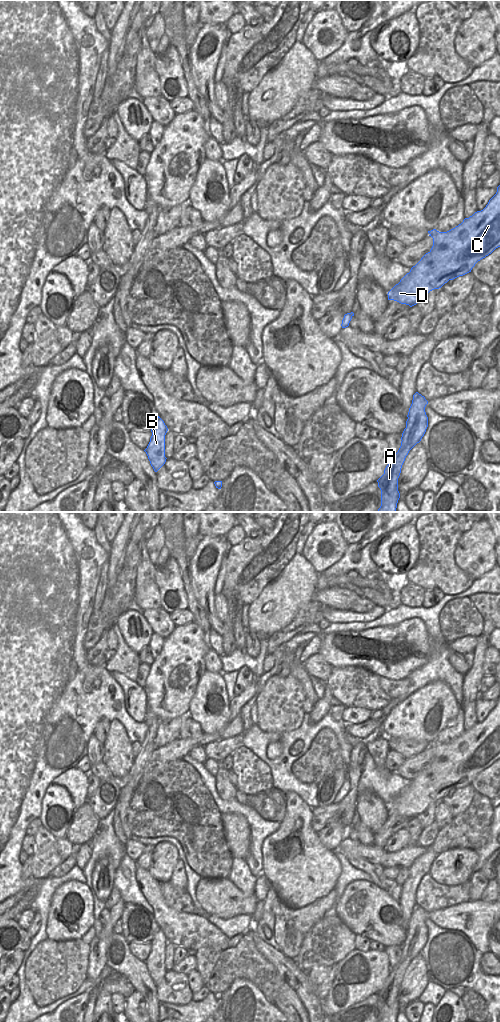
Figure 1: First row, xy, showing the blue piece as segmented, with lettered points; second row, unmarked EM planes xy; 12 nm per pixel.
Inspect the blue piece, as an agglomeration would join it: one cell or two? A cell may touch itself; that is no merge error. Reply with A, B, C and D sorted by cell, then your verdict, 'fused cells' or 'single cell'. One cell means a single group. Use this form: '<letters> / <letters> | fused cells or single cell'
A B C D | single cell

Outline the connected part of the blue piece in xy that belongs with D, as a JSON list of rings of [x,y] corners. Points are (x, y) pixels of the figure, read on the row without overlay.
[[[500,697],[483,722],[465,730],[461,736],[447,744],[433,741],[428,745],[433,750],[431,762],[388,804],[388,812],[412,819],[424,812],[430,803],[471,784],[478,773],[500,759]]]

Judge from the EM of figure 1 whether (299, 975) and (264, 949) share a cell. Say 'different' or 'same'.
same

